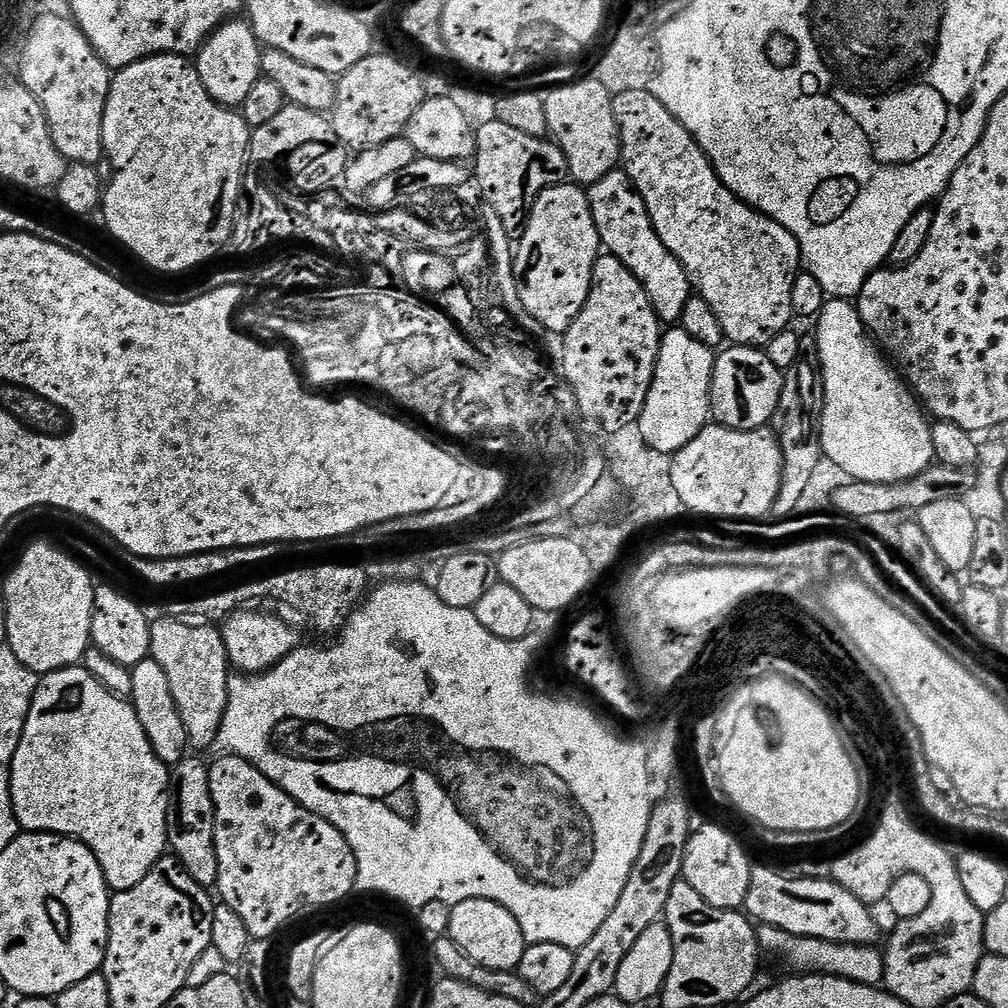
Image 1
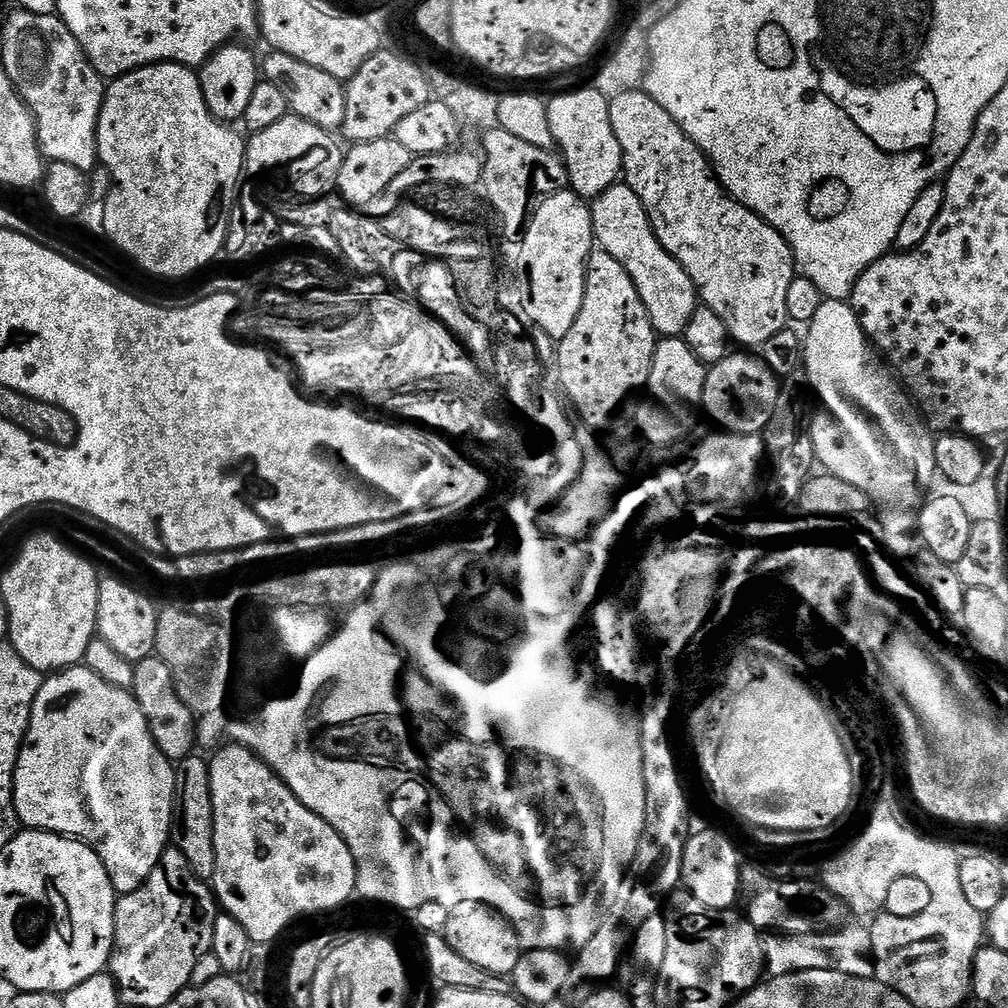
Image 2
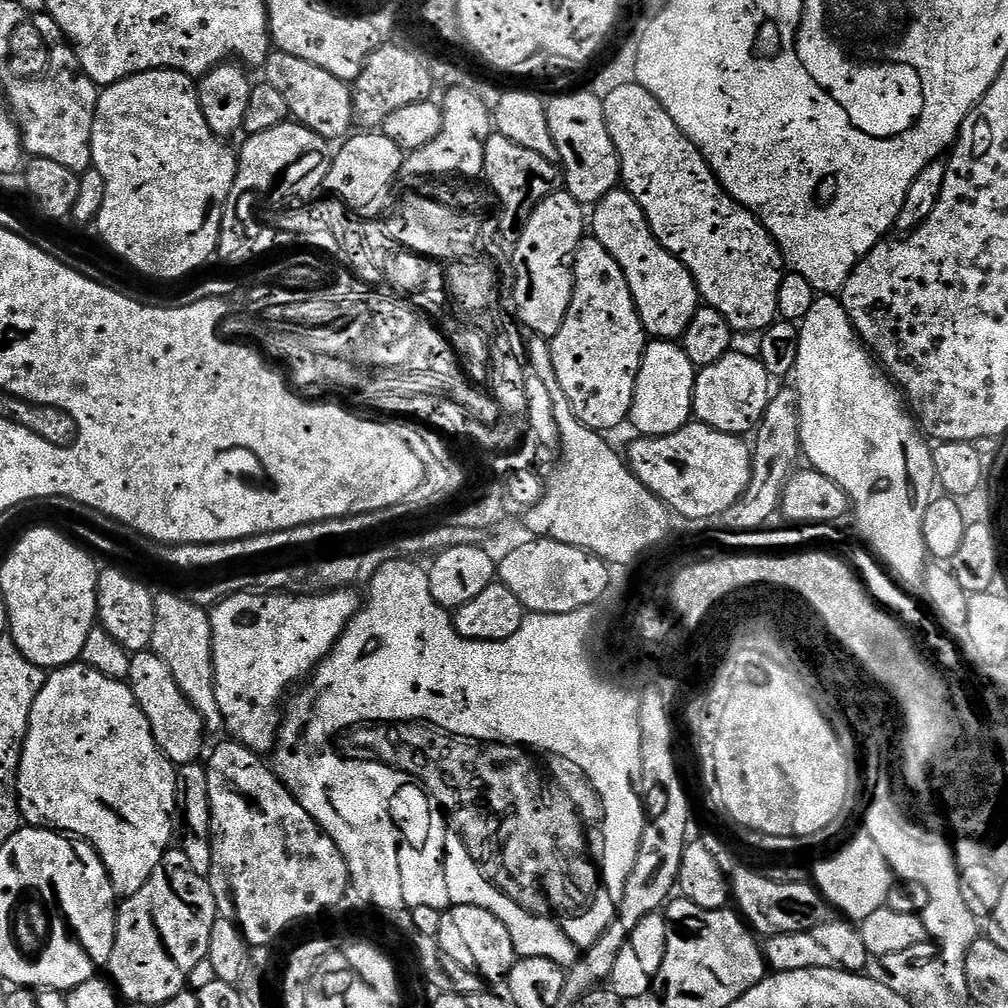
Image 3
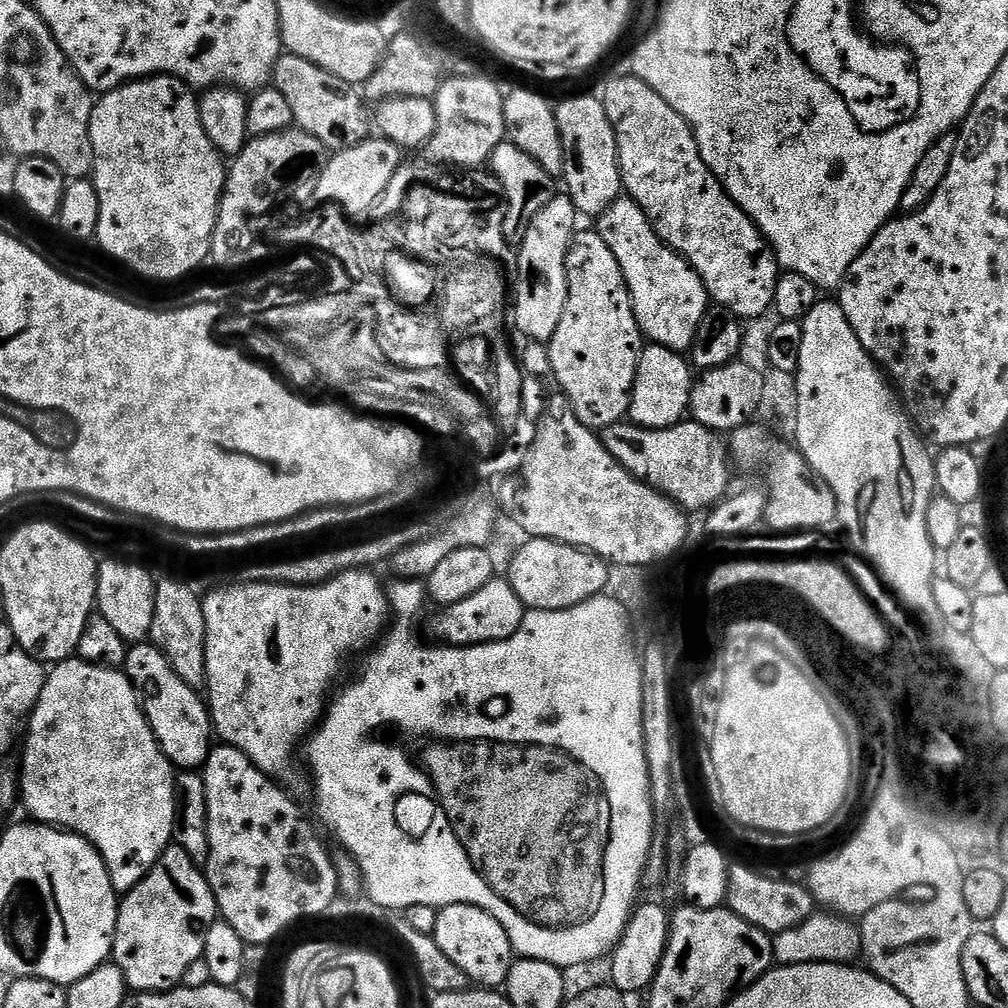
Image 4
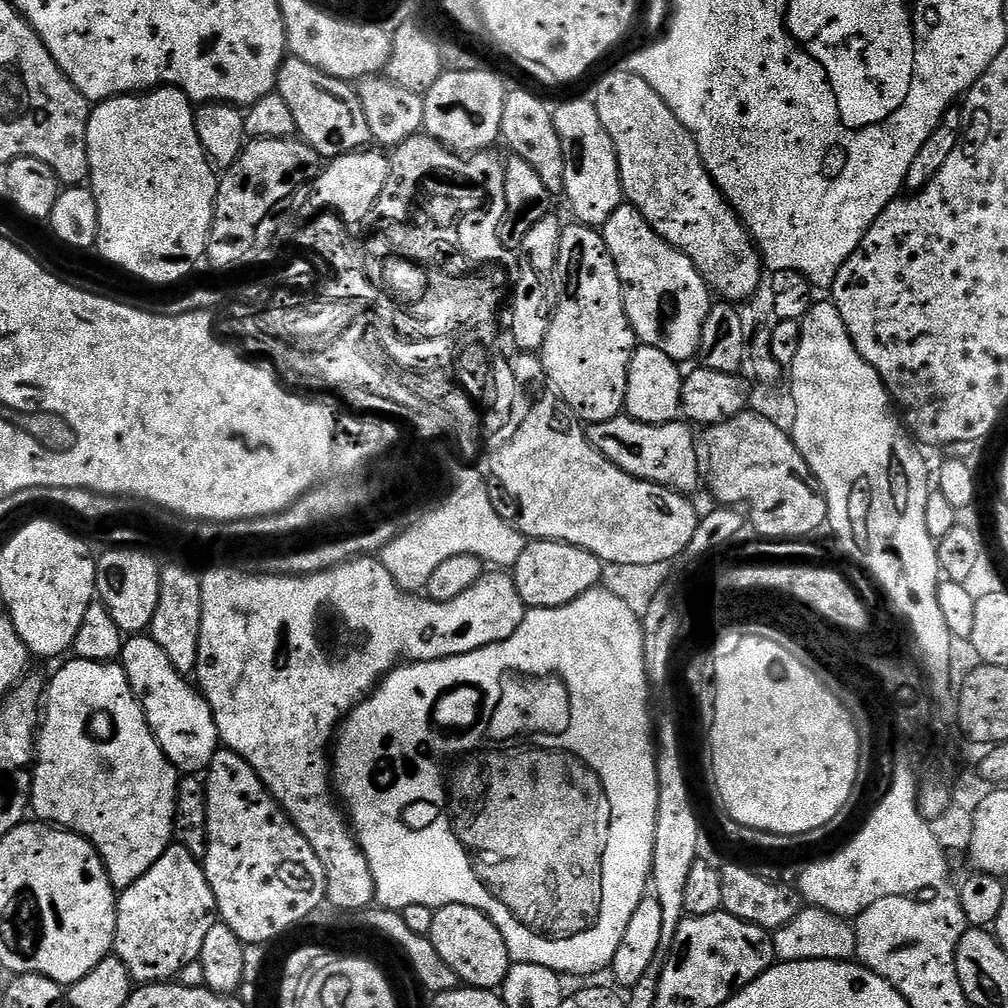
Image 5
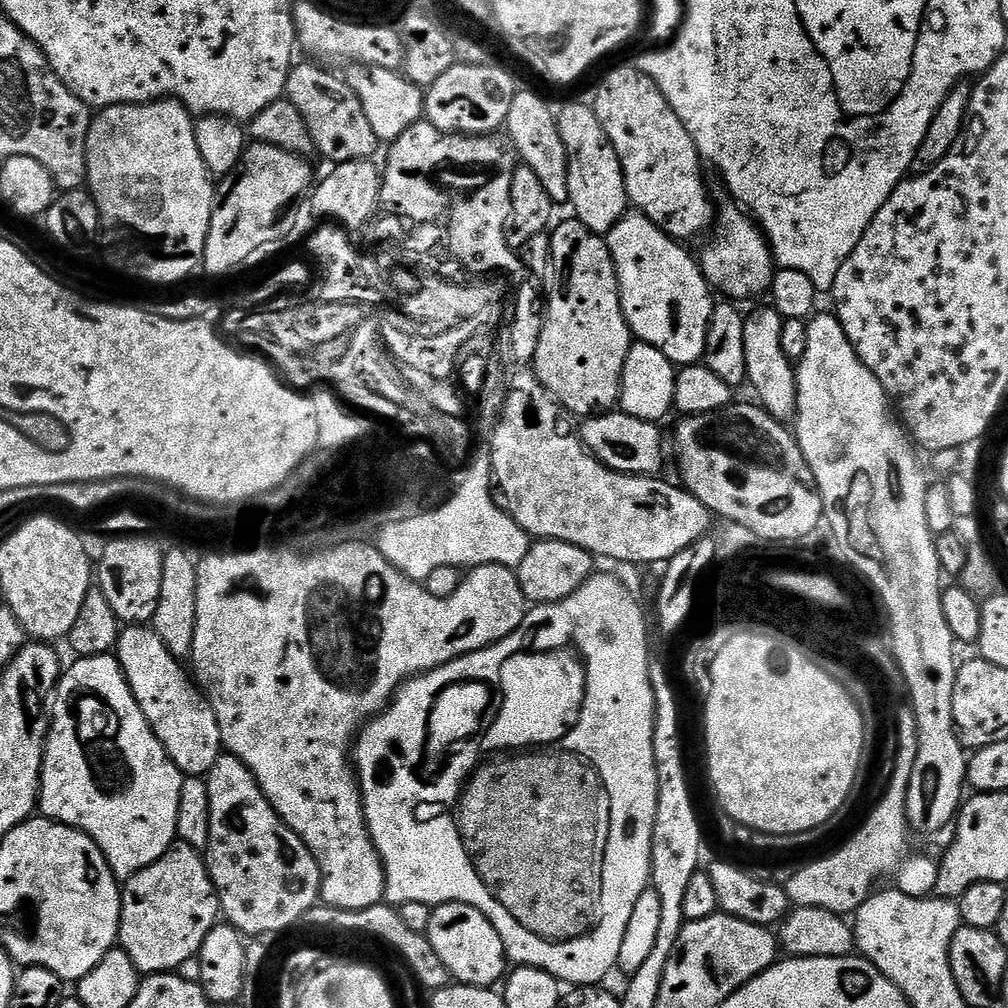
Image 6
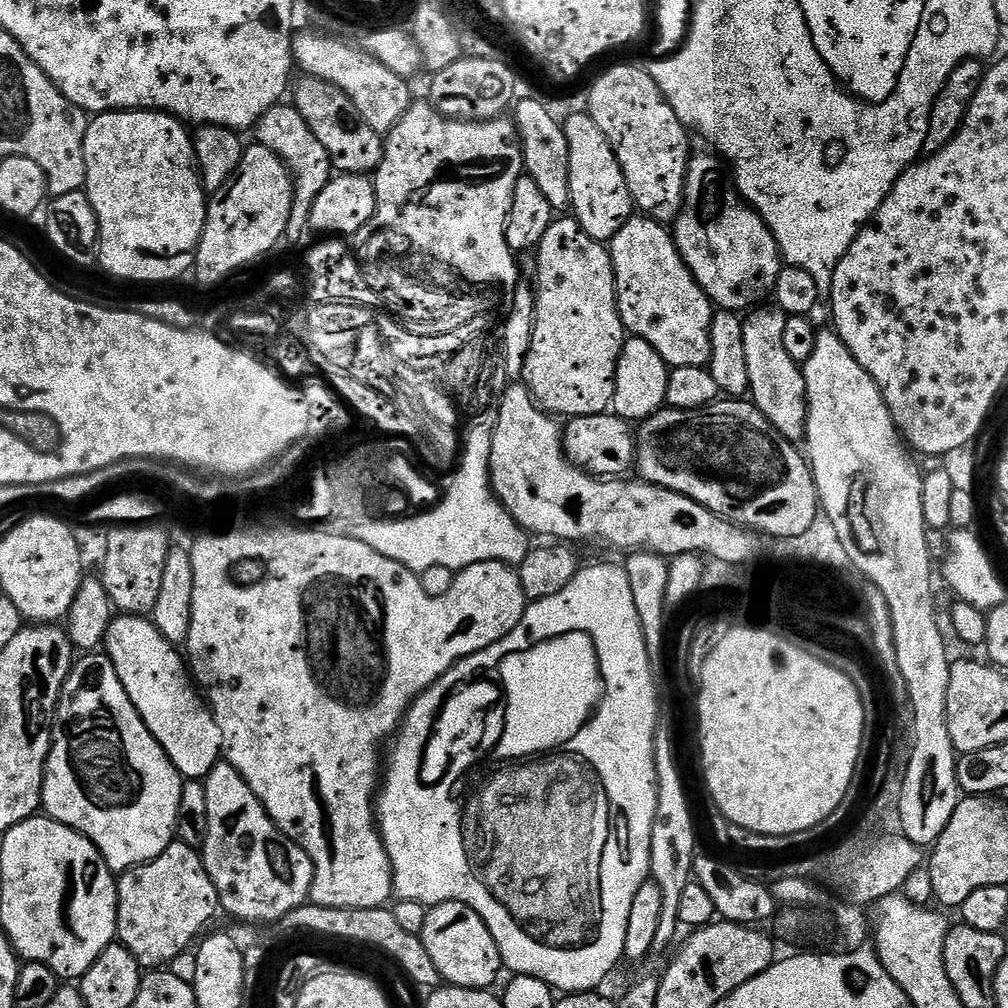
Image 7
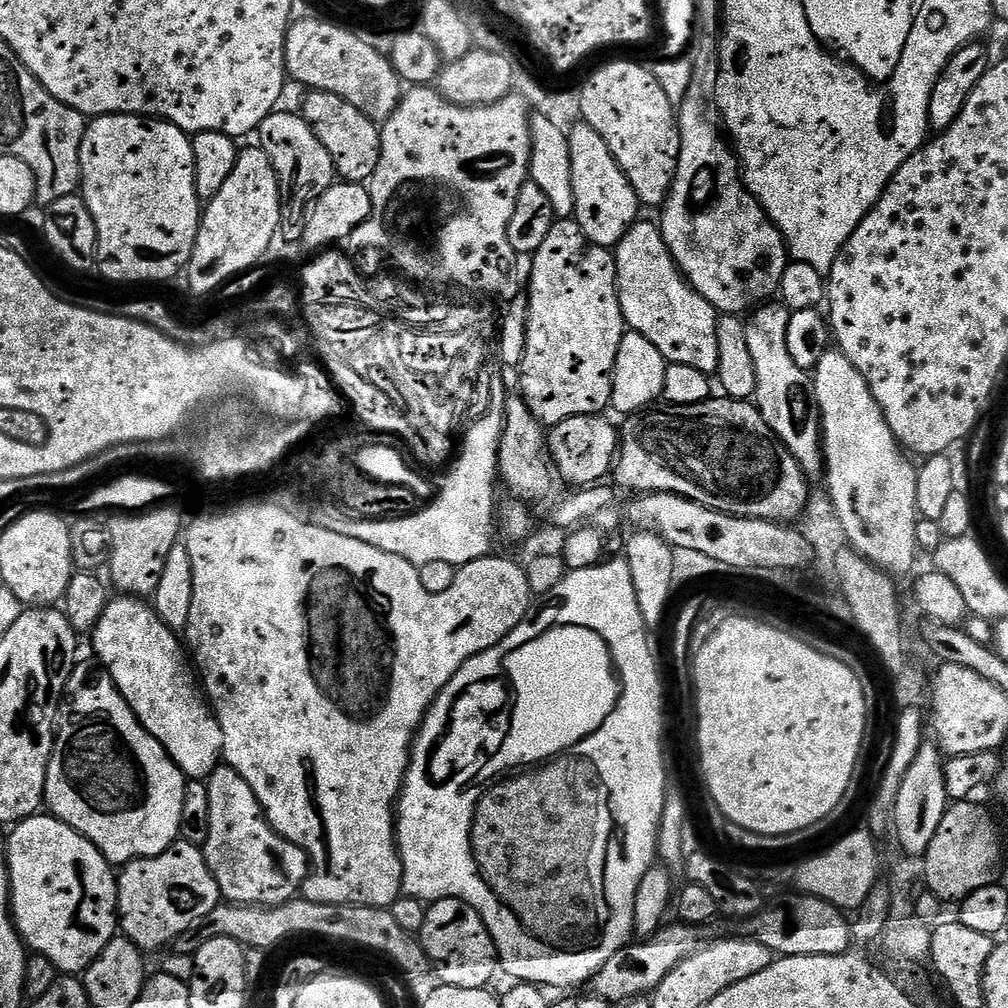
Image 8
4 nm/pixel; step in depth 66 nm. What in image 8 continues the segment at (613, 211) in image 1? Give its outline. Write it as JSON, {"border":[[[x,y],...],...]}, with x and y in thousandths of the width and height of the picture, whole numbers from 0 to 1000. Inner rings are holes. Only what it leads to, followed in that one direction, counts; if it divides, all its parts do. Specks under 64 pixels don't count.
{"border":[[[636,217],[609,247],[611,287],[619,320],[637,335],[649,339],[664,361],[688,363],[709,371],[712,367],[712,311],[710,305],[684,284],[655,231],[654,221]]]}

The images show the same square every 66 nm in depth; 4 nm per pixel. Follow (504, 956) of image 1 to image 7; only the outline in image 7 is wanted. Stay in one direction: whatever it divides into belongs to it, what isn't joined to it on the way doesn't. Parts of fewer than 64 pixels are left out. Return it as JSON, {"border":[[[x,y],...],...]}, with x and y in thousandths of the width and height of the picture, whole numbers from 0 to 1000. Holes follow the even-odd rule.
{"border":[[[438,895],[428,898],[423,907],[423,919],[419,919],[416,931],[423,938],[423,946],[427,946],[431,958],[435,958],[438,973],[443,974],[447,979],[484,982],[489,979],[487,976],[491,974],[492,967],[498,964],[496,943],[494,935],[490,935],[490,927],[486,927],[482,915],[478,915],[476,908],[458,895]]]}

